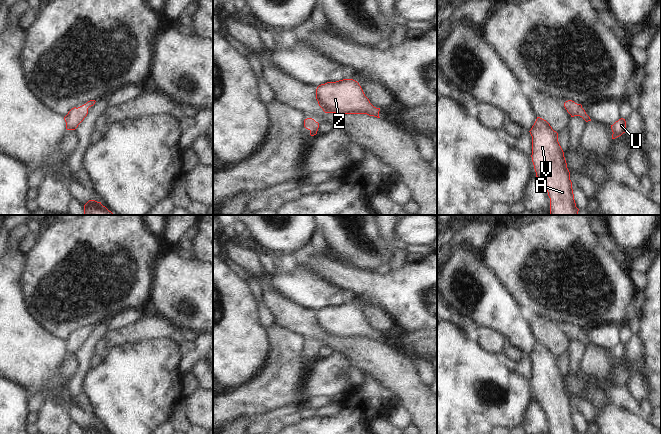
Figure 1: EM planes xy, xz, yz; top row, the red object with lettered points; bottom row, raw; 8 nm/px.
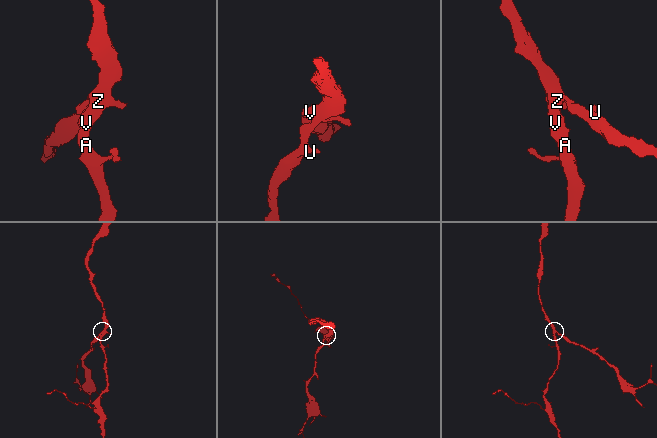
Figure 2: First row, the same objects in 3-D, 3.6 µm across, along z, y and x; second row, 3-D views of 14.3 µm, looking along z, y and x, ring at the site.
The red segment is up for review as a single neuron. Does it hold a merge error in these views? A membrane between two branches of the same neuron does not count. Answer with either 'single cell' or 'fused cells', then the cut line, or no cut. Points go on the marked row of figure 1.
single cell; no cut

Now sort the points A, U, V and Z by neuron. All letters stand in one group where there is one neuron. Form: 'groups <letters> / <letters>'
groups A U V Z

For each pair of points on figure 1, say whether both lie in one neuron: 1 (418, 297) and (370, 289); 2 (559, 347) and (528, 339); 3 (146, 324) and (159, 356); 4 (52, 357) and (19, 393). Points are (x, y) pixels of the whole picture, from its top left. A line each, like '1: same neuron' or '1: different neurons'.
1: same neuron
2: different neurons
3: different neurons
4: different neurons

